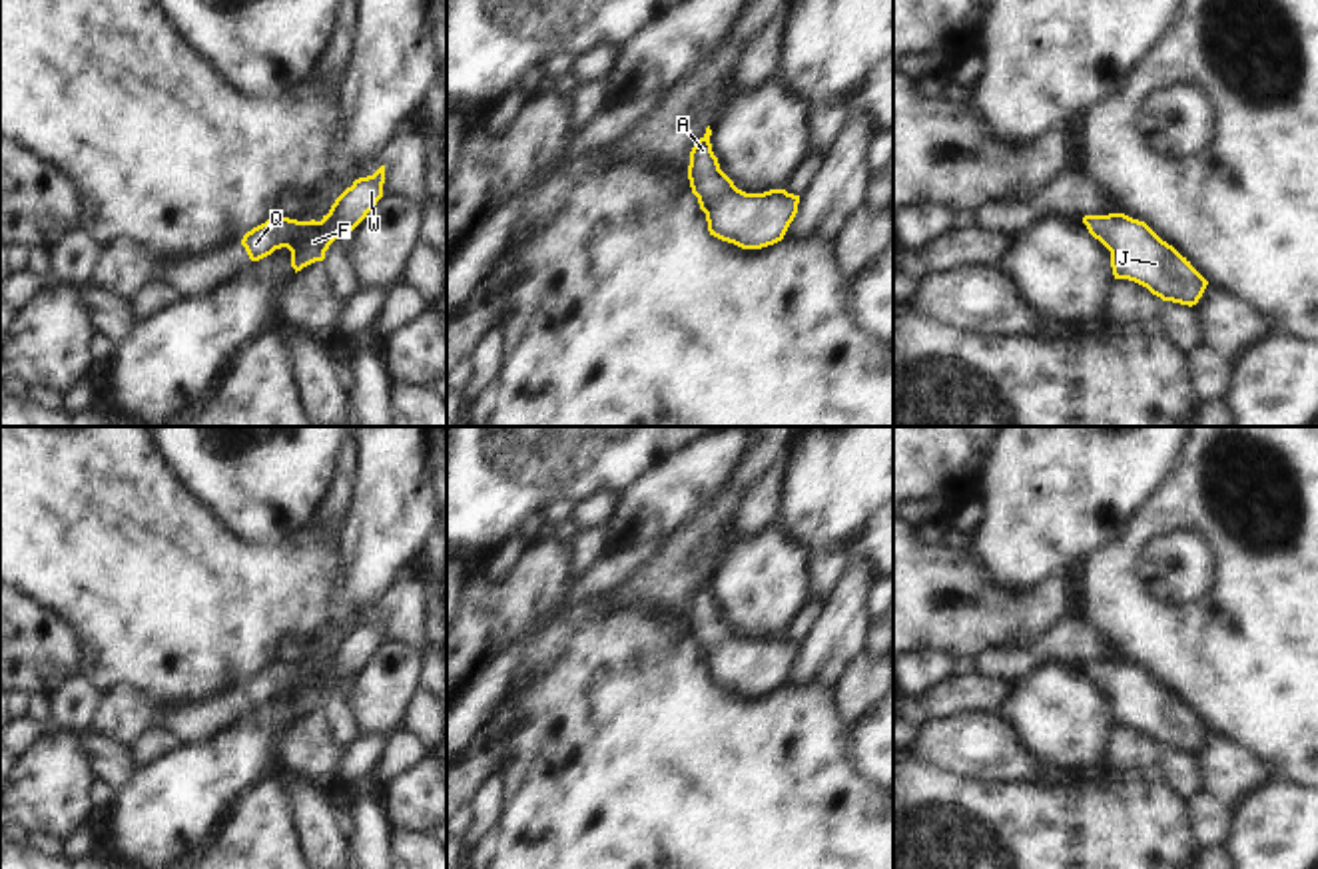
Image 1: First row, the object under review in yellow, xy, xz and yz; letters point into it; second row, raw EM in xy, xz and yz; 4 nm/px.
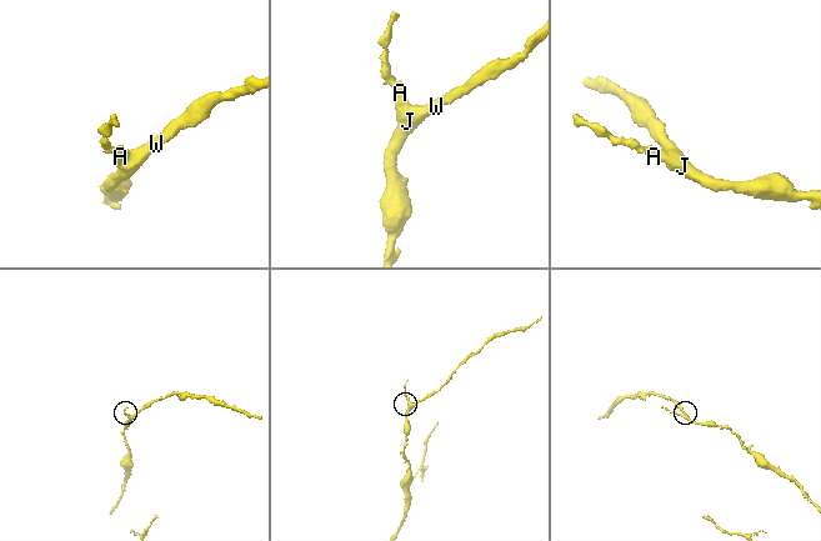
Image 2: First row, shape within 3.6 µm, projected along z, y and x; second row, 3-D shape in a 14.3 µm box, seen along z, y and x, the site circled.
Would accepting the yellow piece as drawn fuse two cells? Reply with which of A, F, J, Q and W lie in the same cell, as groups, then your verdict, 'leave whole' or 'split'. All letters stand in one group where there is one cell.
A F J Q W; leave whole

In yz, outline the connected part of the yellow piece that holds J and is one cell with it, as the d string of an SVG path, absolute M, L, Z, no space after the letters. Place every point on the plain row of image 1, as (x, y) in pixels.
M1125 660L1085 662L1089 680L1111 698L1115 725L1147 733L1162 747L1196 751L1208 727L1145 668Z

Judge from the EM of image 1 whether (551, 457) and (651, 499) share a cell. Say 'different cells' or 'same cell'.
different cells

